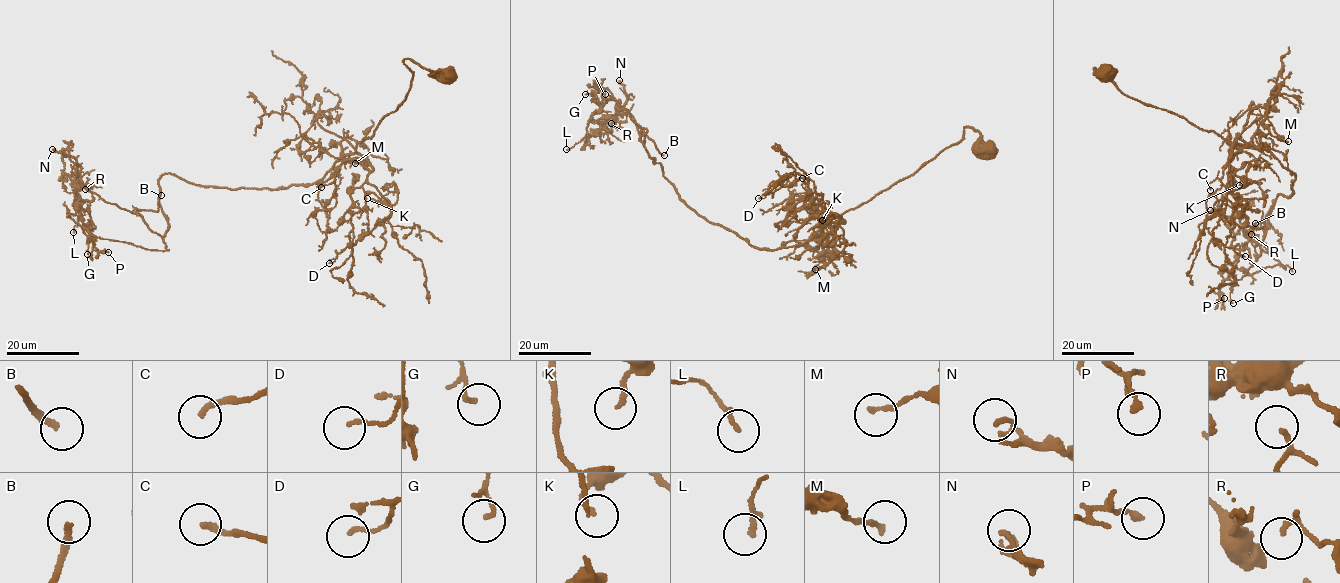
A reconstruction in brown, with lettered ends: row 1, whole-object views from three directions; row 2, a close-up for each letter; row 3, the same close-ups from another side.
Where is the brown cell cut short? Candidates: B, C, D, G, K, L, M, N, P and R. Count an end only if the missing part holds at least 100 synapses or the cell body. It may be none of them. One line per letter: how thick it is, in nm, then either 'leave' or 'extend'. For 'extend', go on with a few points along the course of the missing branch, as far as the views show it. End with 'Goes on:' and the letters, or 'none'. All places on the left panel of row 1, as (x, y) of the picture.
B: 220 nm thick; extend; missing branch runs (161, 195), (178, 192), (248, 215), (270, 214), (299, 230), (300, 259), (319, 298), (324, 296), (303, 305)
C: 200 nm thick; leave
D: 120 nm thick; leave
G: 130 nm thick; leave
K: 170 nm thick; leave
L: 200 nm thick; leave
M: 170 nm thick; leave
N: 120 nm thick; leave
P: 220 nm thick; leave
R: 90 nm thick; leave
Goes on: B

